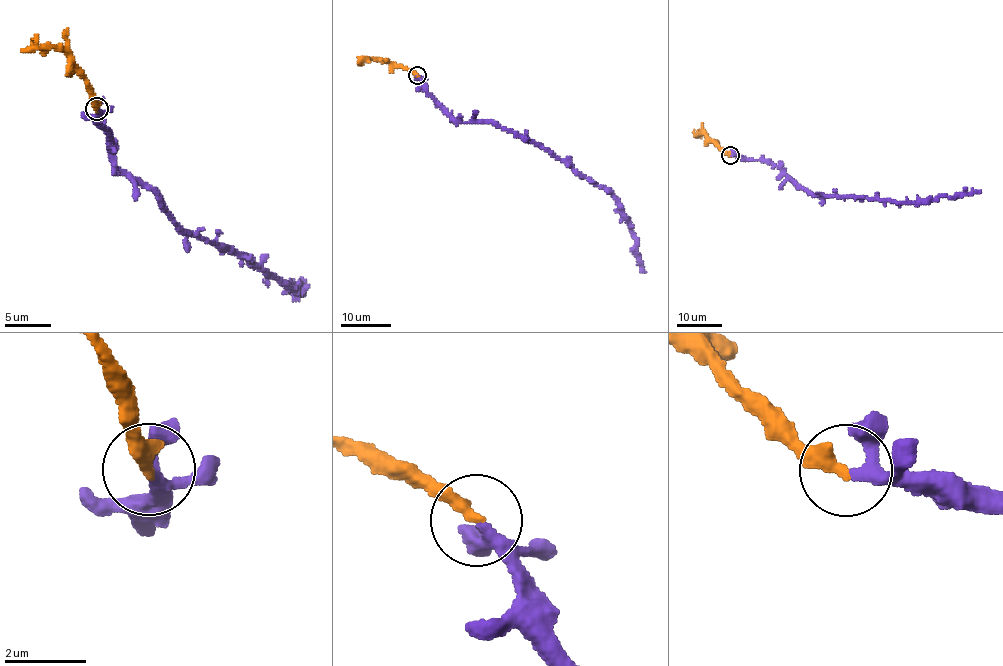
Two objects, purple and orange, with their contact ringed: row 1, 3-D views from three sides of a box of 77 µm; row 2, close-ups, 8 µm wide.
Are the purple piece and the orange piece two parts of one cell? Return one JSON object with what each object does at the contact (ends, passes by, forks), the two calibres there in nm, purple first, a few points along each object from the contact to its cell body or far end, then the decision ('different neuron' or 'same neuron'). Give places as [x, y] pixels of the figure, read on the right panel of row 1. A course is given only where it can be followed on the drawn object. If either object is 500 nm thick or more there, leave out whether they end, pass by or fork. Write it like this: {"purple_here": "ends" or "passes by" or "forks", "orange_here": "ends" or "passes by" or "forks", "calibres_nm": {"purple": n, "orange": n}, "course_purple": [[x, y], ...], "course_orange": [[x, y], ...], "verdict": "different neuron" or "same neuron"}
{"purple_here": "passes by", "orange_here": "ends", "calibres_nm": {"purple": 240, "orange": 360}, "course_purple": [[730, 156], [763, 159], [819, 196], [848, 195], [918, 202], [981, 191]], "course_orange": [[730, 156], [702, 133], [696, 136], [701, 130]], "verdict": "same neuron"}

